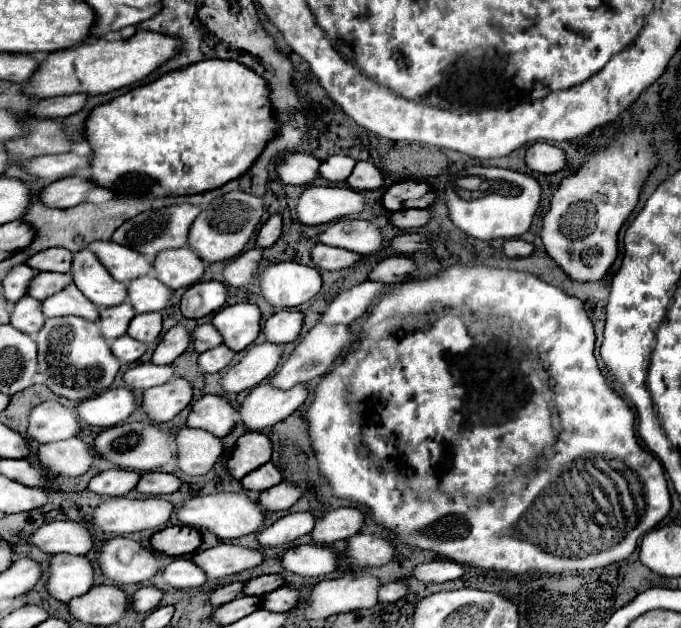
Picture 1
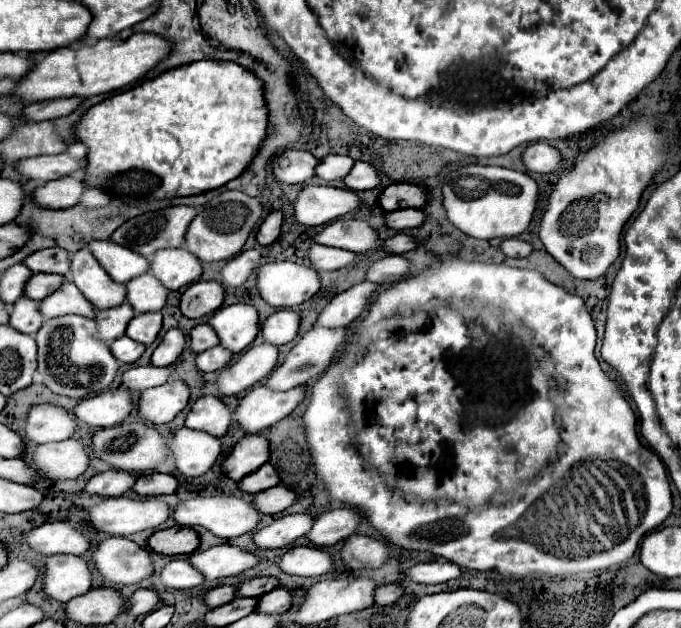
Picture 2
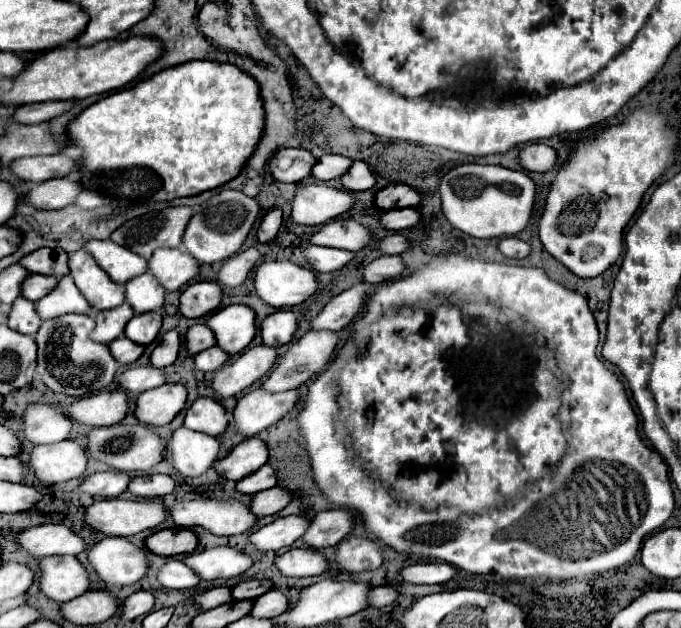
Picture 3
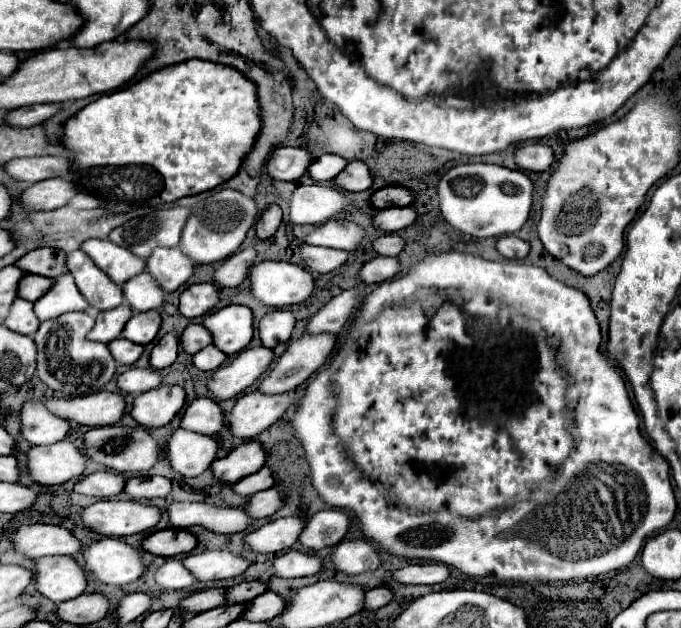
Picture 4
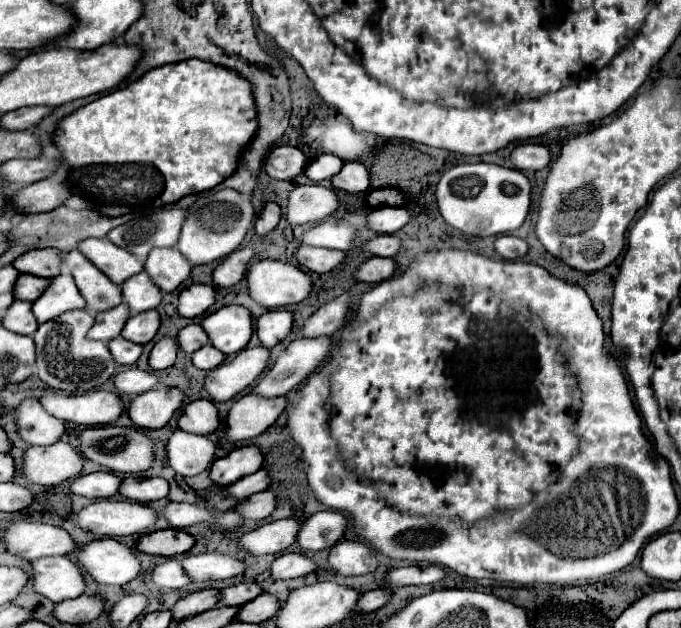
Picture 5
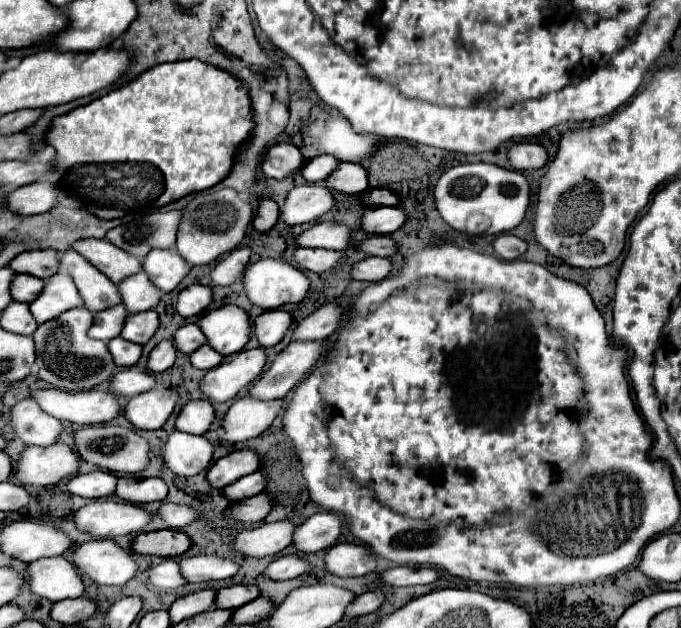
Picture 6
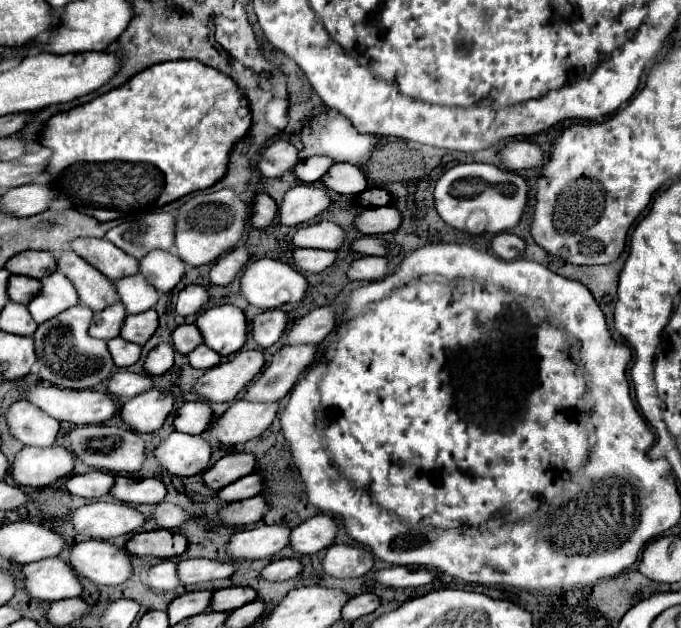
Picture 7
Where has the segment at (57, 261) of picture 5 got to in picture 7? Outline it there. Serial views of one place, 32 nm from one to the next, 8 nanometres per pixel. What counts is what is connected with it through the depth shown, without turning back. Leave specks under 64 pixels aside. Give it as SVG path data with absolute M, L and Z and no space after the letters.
M20 252L4 266L10 274L28 276L28 278L44 278L56 270L56 258L52 252Z

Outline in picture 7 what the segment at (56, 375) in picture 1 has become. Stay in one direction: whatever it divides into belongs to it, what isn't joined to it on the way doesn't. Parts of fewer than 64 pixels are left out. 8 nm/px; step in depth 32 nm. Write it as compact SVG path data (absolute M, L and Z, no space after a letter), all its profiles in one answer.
M76 304L60 312L56 318L46 320L38 326L38 330L34 332L34 340L36 340L36 358L40 366L38 374L42 380L48 380L50 384L56 384L60 388L84 390L104 382L110 376L114 362L110 358L106 342L96 340L88 334L90 322L92 310L84 308L82 304Z

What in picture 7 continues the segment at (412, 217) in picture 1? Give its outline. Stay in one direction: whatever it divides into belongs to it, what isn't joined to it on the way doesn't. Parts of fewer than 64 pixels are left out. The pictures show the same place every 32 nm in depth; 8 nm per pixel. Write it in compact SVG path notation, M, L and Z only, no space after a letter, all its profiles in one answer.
M380 206L380 208L366 208L360 212L352 226L362 234L362 236L378 236L384 232L396 230L400 226L400 212L394 206Z

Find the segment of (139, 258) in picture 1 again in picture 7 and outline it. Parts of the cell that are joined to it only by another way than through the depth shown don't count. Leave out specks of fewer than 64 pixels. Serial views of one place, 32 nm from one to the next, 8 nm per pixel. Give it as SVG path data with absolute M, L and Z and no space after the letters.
M76 238L70 248L110 280L138 272L140 262L120 248L112 246L106 238Z

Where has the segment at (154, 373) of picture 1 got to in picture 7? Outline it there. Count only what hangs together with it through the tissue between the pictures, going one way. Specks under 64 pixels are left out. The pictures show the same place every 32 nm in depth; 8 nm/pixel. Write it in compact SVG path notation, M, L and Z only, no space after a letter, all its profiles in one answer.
M120 370L106 382L106 388L108 388L110 396L132 398L132 396L152 388L152 380L146 374L134 374L128 370Z

